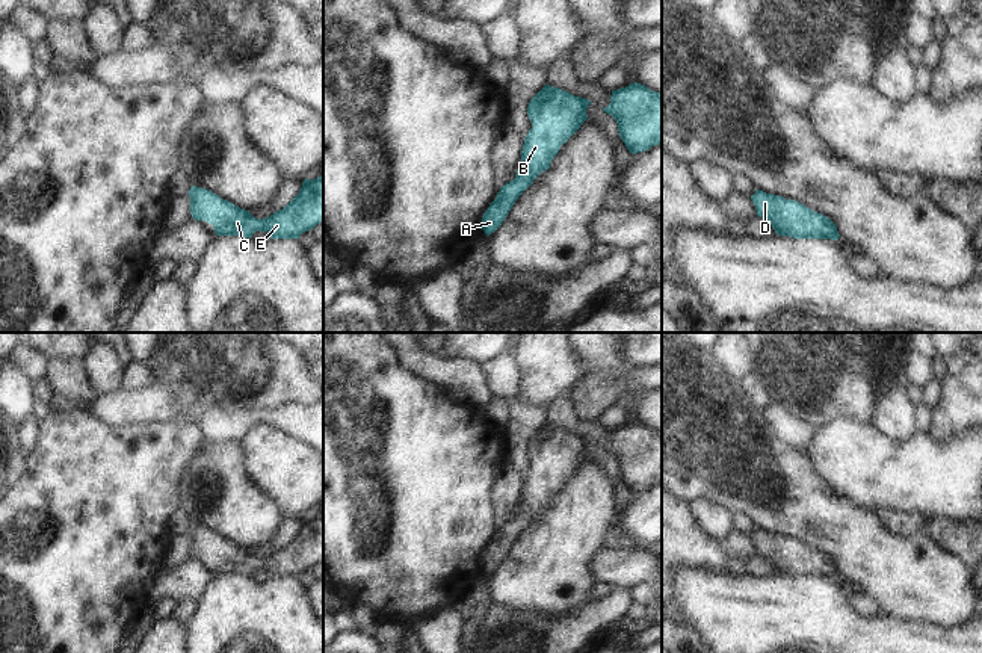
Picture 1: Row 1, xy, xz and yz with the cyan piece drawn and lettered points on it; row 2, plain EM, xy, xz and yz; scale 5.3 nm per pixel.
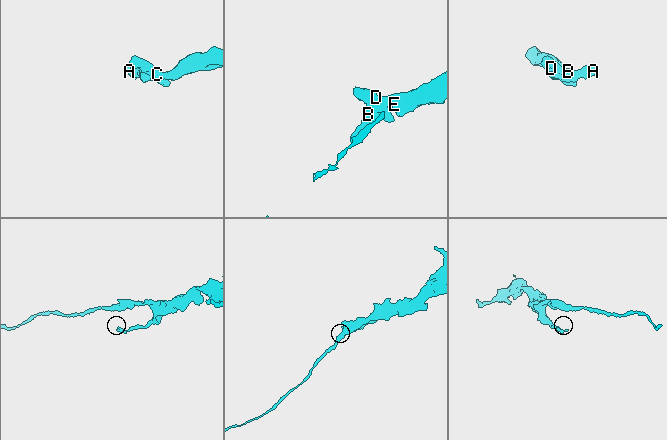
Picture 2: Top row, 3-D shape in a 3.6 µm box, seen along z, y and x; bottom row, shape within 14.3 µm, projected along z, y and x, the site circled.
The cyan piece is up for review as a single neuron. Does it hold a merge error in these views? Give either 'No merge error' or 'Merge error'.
No merge error

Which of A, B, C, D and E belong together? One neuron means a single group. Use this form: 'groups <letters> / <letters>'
groups A B C D E

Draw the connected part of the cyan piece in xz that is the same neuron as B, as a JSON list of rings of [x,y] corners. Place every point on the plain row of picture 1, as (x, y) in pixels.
[[[545,423],[529,441],[527,453],[532,461],[523,488],[521,502],[515,517],[500,526],[496,538],[482,555],[482,568],[486,574],[494,571],[518,535],[533,518],[550,506],[560,485],[588,458],[589,438]]]

